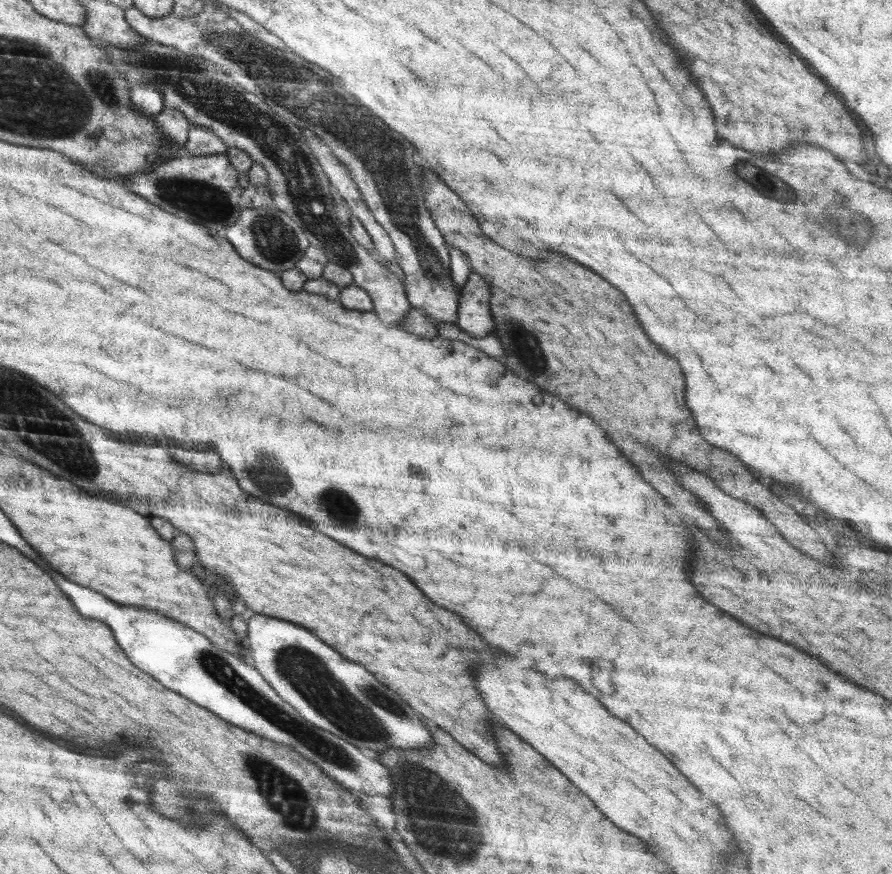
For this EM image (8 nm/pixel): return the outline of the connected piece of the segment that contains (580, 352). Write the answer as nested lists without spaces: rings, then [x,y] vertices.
[[[427,165],[422,169],[422,186],[424,204],[445,242],[468,256],[473,272],[486,278],[490,286],[490,312],[494,322],[490,334],[500,338],[508,370],[588,414],[654,490],[666,498],[674,498],[674,508],[690,516],[696,526],[720,544],[724,544],[720,528],[712,522],[708,510],[704,510],[704,502],[696,502],[696,498],[676,482],[672,470],[664,466],[664,458],[708,475],[726,494],[760,508],[794,548],[820,562],[834,560],[802,516],[780,502],[778,489],[762,485],[737,456],[704,440],[684,402],[684,376],[680,366],[674,358],[648,342],[620,290],[586,266],[556,252],[544,254],[542,262],[532,262],[486,238],[462,199],[444,181],[438,180],[437,173]]]

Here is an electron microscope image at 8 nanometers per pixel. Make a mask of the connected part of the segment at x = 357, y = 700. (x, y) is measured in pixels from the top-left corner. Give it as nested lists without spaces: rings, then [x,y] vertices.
[[[260,614],[250,618],[246,626],[246,647],[252,666],[296,712],[300,712],[302,718],[314,726],[328,730],[370,755],[382,753],[388,746],[420,748],[432,744],[430,732],[407,702],[402,702],[398,694],[382,686],[360,664],[344,660],[332,646],[326,646],[310,630]]]

